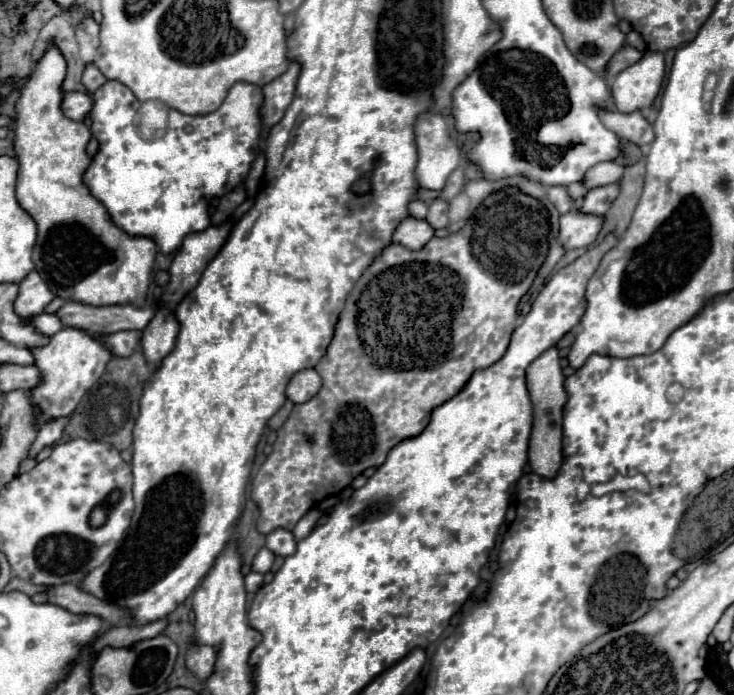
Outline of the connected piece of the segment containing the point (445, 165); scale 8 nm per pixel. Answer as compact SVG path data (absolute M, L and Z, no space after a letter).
M425 112L415 126L419 148L415 174L419 186L425 190L443 190L447 176L463 162L457 142L449 136L447 122L437 118L435 112Z

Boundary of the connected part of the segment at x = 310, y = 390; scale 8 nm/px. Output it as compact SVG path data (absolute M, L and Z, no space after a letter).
M309 368L309 370L301 370L297 372L289 384L287 384L287 398L293 402L293 404L301 404L301 402L307 402L311 400L321 388L321 378L319 374Z

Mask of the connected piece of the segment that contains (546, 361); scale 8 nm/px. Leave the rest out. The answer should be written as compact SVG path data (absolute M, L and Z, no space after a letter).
M549 348L543 352L531 366L527 368L527 388L533 402L533 430L529 438L529 464L531 470L543 478L553 478L563 462L561 454L561 438L563 438L563 406L567 400L565 392L565 376L559 366L557 348Z

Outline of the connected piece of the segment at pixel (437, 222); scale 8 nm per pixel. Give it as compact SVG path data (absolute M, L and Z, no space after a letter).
M435 198L429 202L429 212L427 212L427 222L431 228L447 228L449 224L449 204L443 198Z

